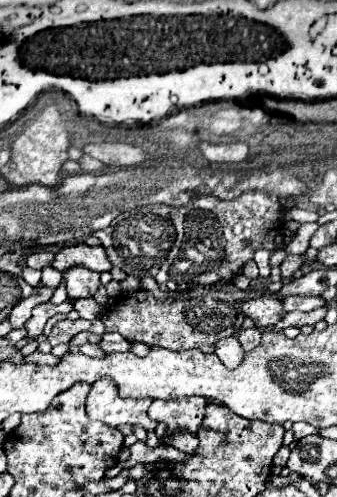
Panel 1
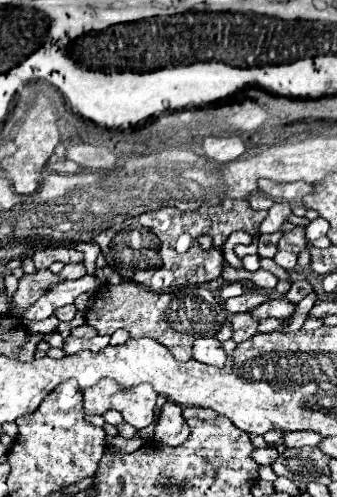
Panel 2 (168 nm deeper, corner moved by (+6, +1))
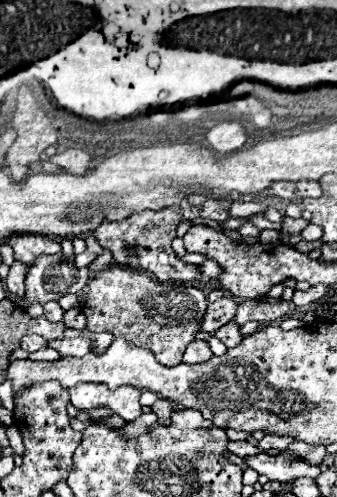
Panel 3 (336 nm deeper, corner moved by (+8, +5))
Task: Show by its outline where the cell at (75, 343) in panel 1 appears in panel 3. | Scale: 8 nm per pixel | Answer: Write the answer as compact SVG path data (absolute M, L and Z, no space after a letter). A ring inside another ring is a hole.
M74 308L74 310L68 310L64 314L64 324L68 328L74 328L74 330L84 330L86 328L86 316L82 314L80 308Z

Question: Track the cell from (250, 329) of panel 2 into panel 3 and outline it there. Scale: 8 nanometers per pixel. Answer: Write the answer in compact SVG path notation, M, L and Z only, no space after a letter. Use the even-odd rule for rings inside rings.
M230 320L226 326L222 326L218 332L216 332L216 336L228 346L228 348L232 348L232 346L236 346L236 344L240 344L242 342L242 332L240 332L240 326L234 322L234 320Z

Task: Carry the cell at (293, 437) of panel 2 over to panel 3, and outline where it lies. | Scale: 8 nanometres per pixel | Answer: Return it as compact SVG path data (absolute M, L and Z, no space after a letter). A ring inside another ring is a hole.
M266 434L260 442L258 442L258 448L262 450L262 452L268 452L270 448L274 448L274 450L286 450L290 444L294 442L294 438L290 438L290 436L276 436L276 434Z

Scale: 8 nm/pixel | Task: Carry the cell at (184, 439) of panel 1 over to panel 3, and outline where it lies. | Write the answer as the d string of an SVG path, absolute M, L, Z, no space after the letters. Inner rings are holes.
M158 398L158 400L154 402L154 406L152 406L152 412L158 414L162 426L168 426L168 424L170 424L170 416L172 416L172 412L174 412L174 404L168 402L168 400L164 400L164 398Z

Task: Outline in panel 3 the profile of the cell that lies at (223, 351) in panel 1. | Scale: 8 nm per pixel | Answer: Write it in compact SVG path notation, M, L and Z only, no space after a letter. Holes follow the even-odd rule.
M192 340L184 352L184 362L188 364L196 364L196 362L206 362L210 360L214 354L208 346L206 340Z

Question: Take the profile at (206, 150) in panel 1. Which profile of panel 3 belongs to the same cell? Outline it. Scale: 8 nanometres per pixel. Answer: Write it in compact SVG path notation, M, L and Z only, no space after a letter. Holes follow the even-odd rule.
M220 122L206 134L206 140L216 154L230 154L244 146L246 134L240 122Z

